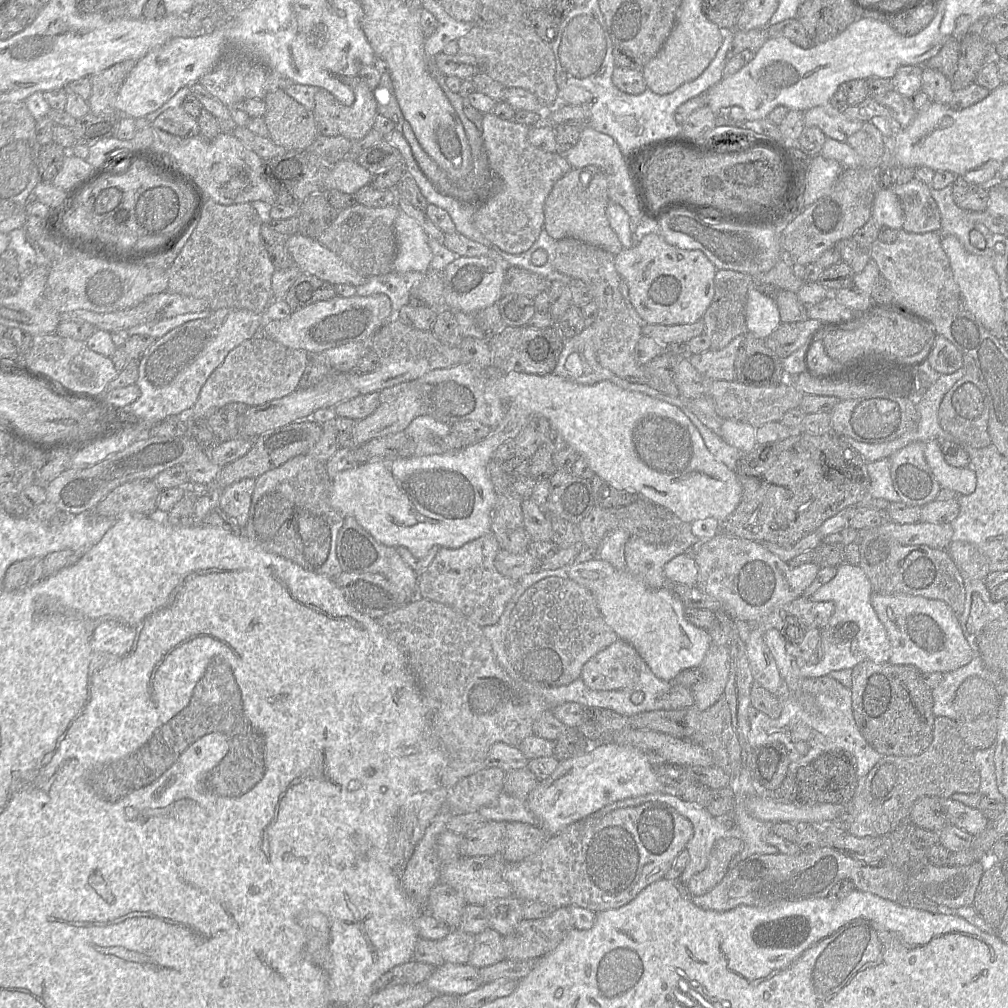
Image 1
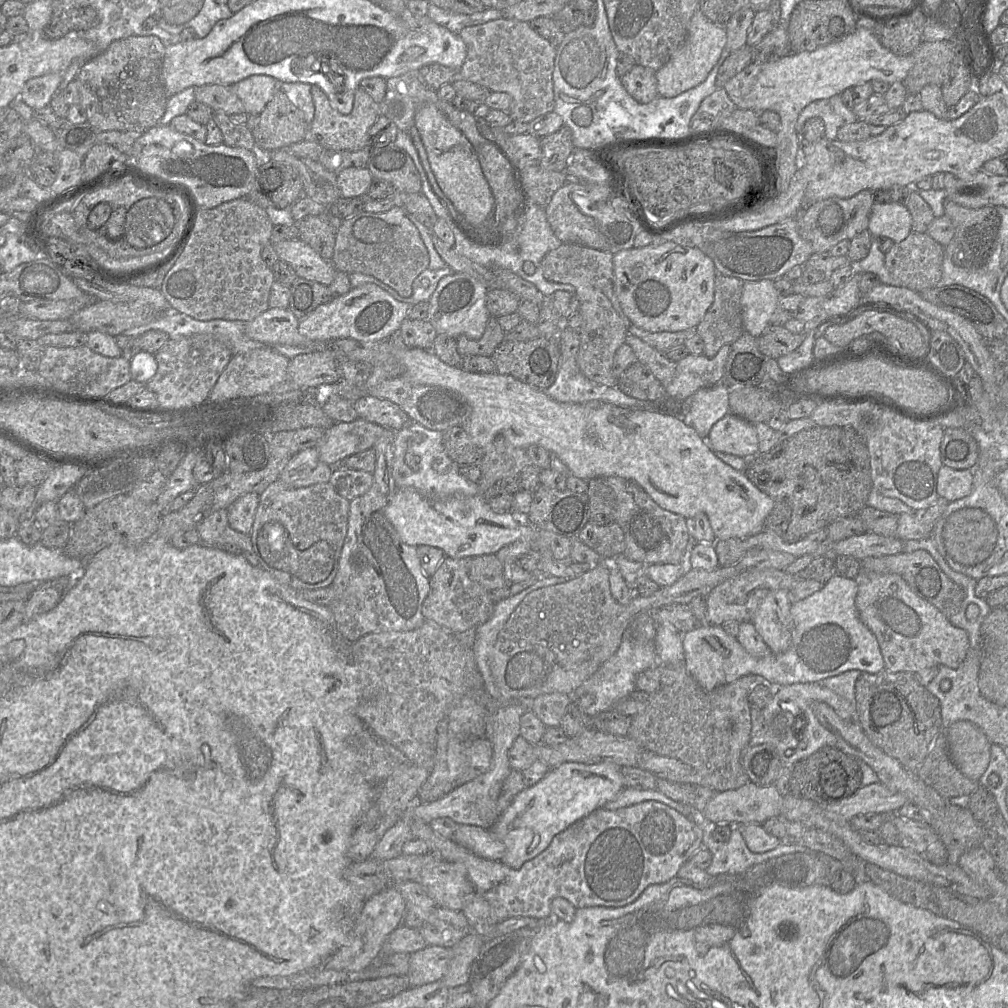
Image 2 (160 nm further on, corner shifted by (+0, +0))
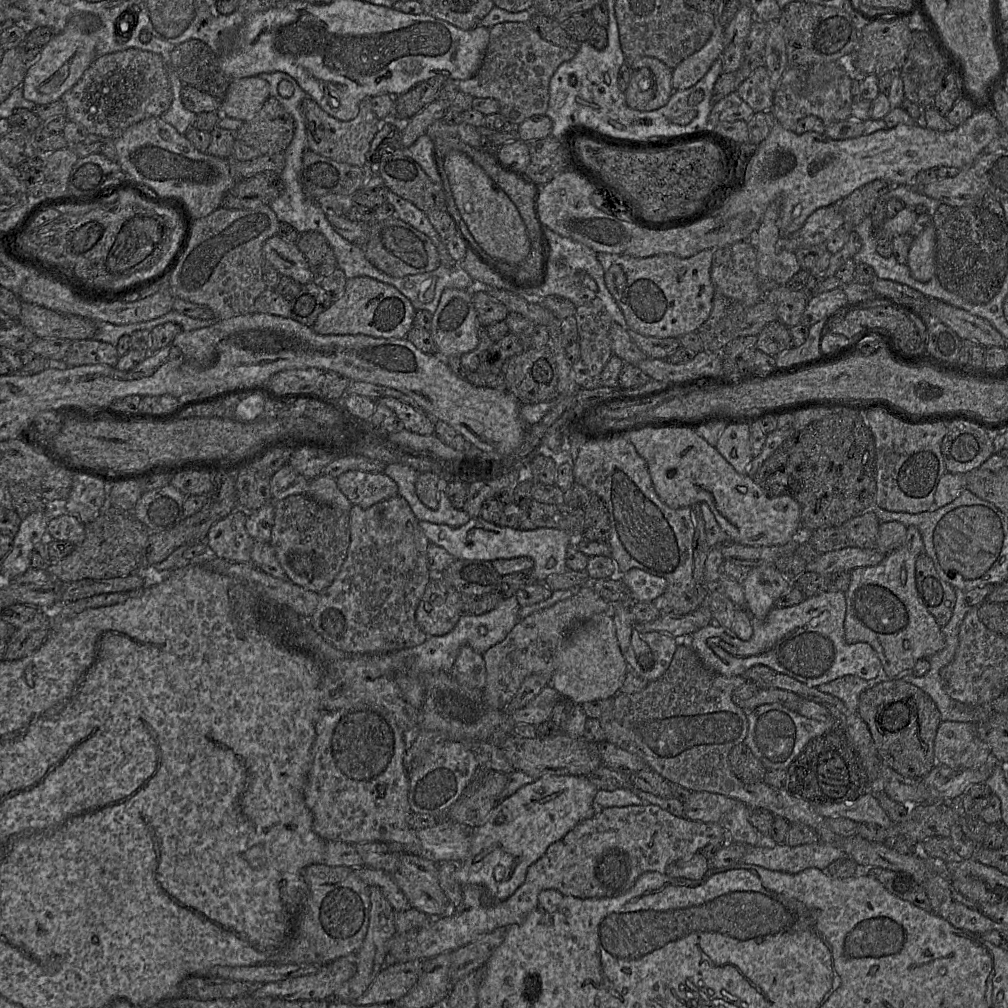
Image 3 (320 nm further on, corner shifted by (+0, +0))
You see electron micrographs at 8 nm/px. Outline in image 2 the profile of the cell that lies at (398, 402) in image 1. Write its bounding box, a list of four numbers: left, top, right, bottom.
[317,418,384,466]

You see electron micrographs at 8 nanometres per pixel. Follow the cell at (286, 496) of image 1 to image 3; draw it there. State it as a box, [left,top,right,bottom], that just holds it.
[269,495,350,593]

